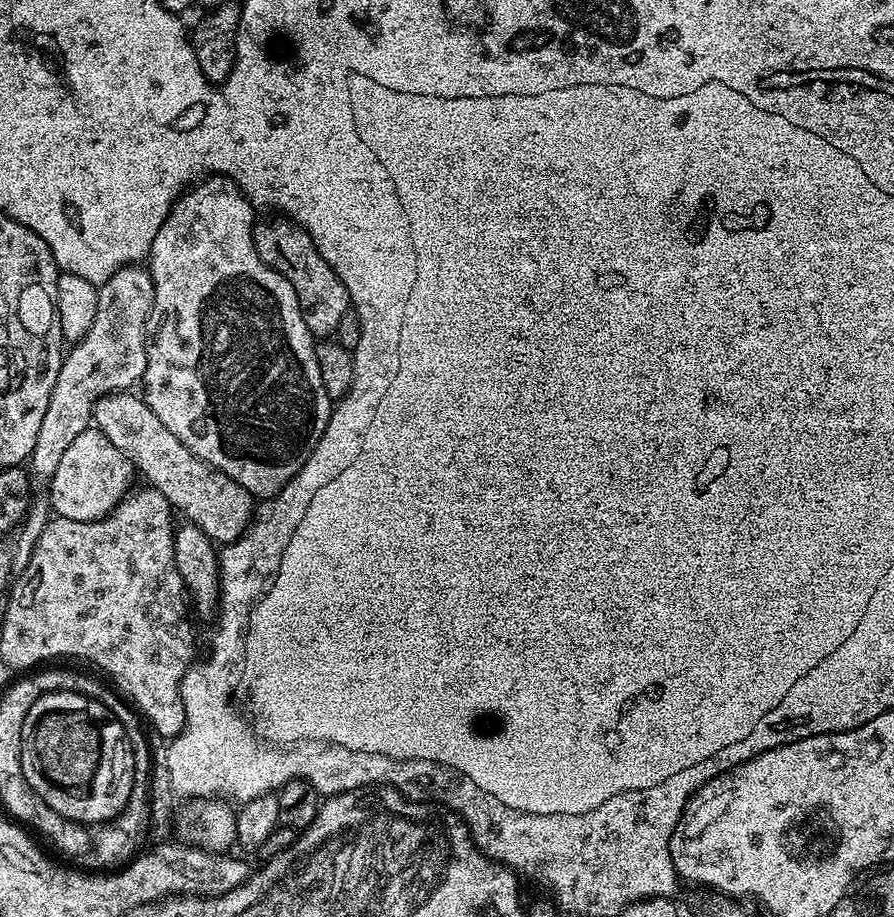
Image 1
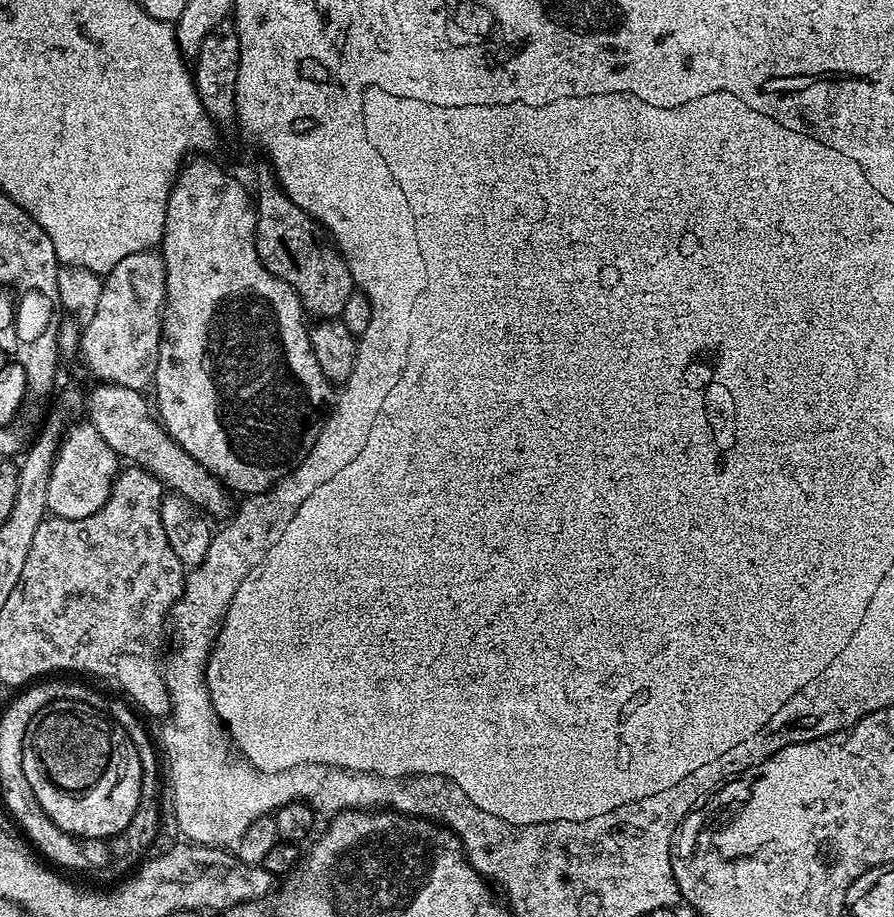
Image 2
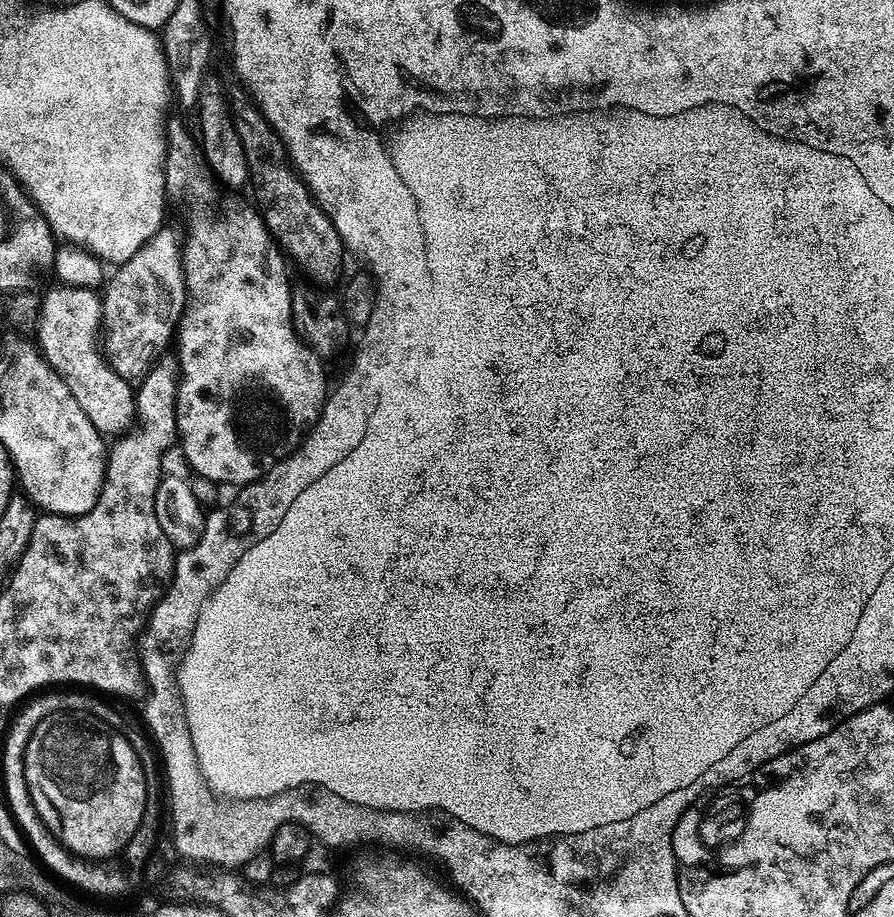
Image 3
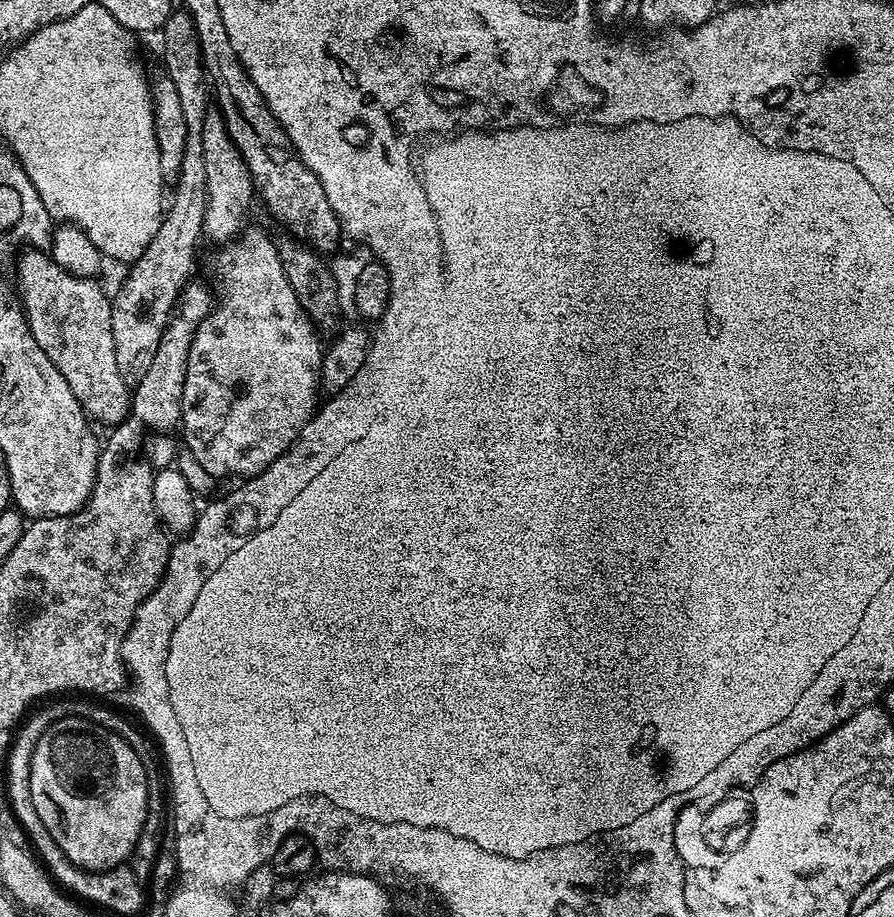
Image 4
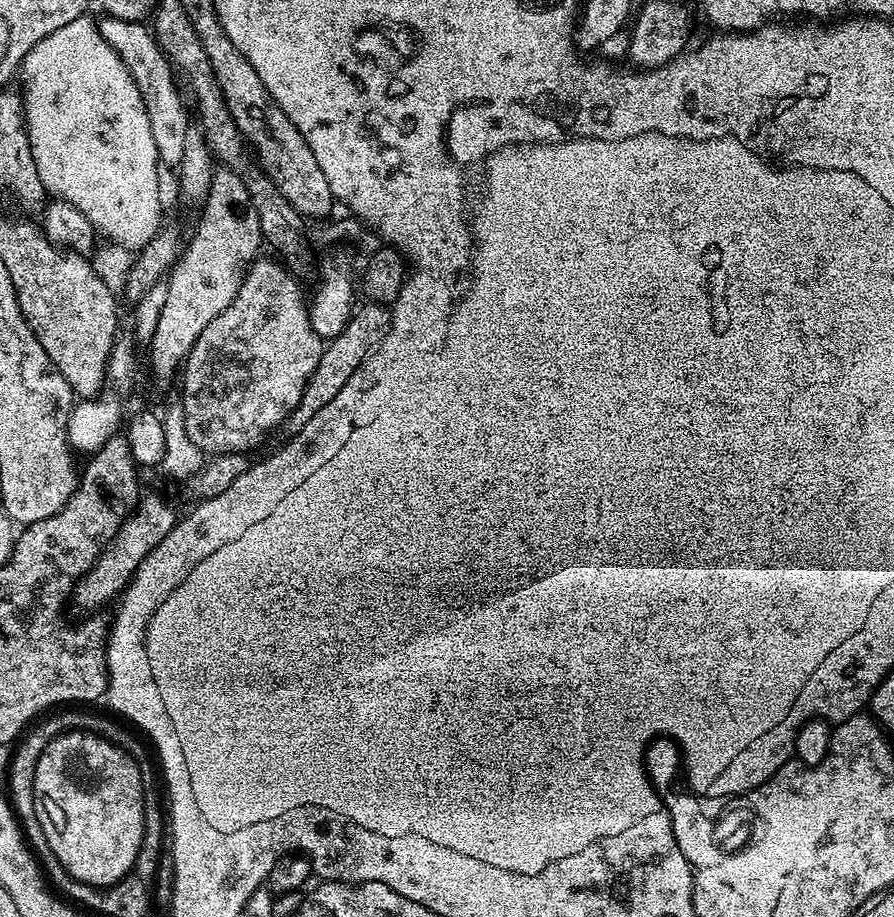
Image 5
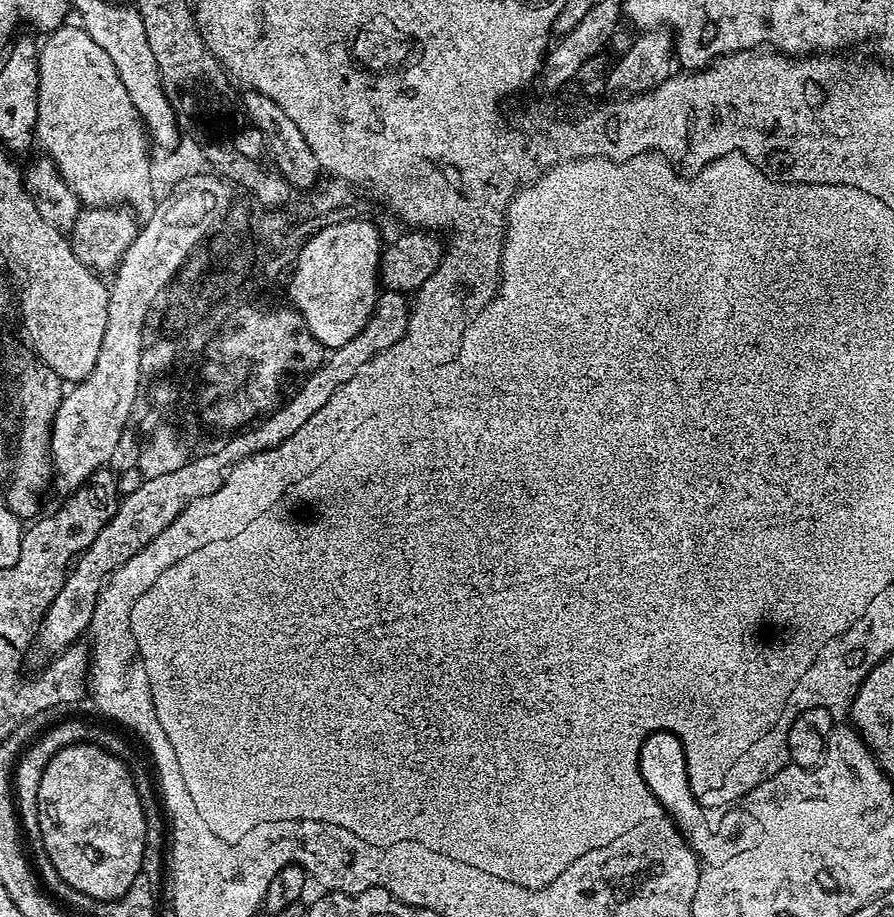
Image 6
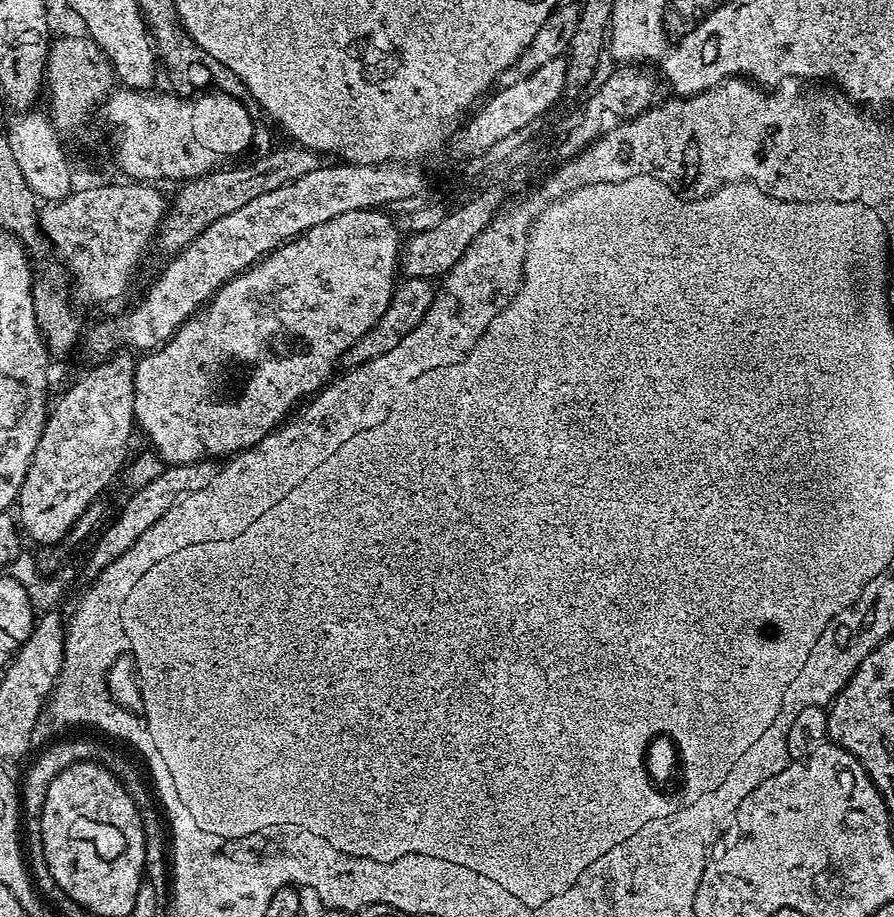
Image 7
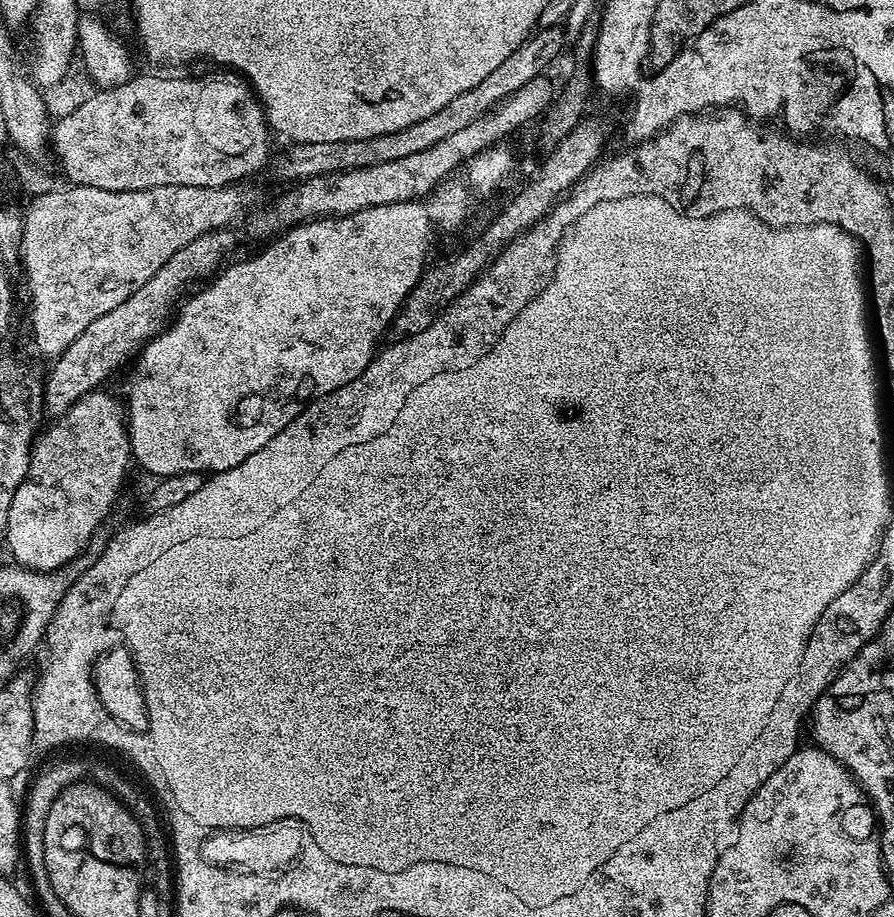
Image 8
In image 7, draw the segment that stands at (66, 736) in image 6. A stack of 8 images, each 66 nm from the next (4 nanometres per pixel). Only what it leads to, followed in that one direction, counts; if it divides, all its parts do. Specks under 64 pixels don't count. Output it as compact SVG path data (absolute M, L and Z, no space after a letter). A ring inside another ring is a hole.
M57 739L49 748L44 748L36 756L36 761L28 768L28 773L24 776L24 784L19 785L20 803L22 805L22 836L26 841L26 859L30 869L30 875L39 891L43 893L49 901L64 900L66 893L58 882L50 874L50 866L44 857L44 847L42 846L42 834L40 833L40 815L42 806L46 802L46 790L50 790L50 782L66 768L70 766L68 756L104 756L104 764L116 764L120 772L128 772L128 784L125 790L132 788L132 797L134 800L140 800L140 809L147 808L150 804L150 788L144 785L144 780L140 777L139 768L132 761L128 761L120 752L115 752L108 744L99 744L96 740L62 740ZM57 743L57 744L54 744ZM149 792L149 793L148 793Z

